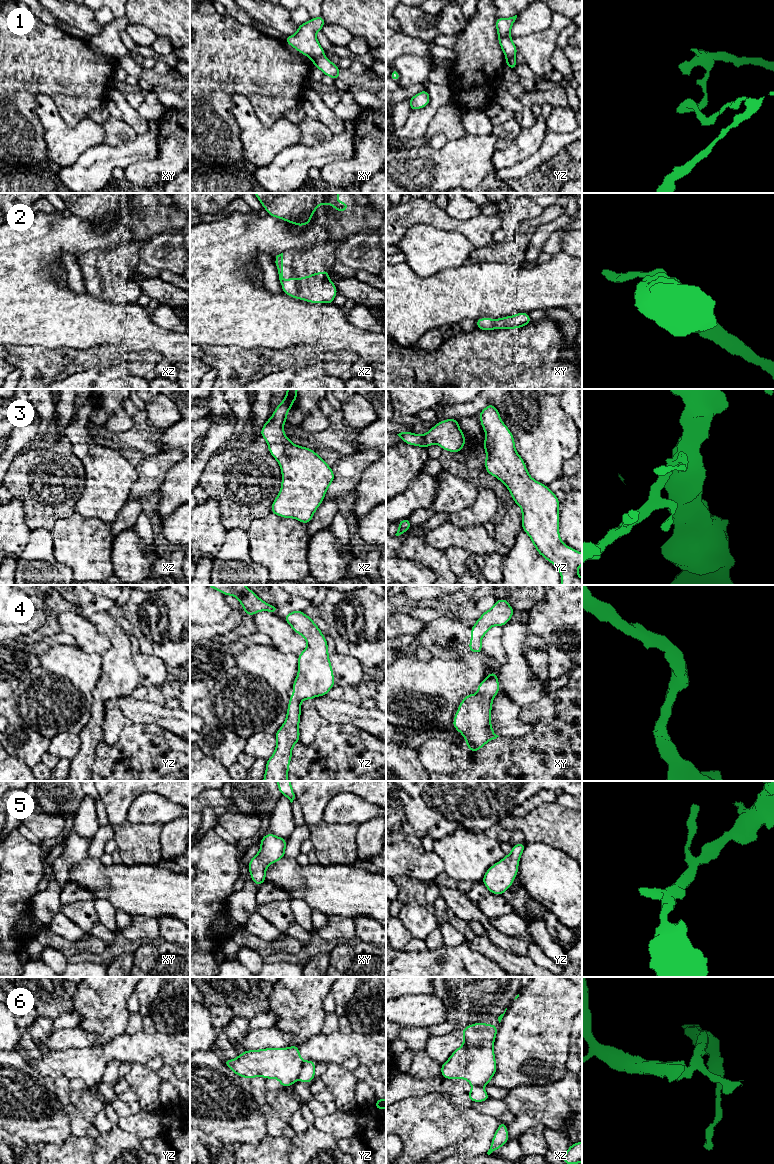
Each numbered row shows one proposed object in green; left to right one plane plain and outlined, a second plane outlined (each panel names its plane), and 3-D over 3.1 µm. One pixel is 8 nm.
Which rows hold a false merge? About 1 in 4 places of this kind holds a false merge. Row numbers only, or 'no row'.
1, 6

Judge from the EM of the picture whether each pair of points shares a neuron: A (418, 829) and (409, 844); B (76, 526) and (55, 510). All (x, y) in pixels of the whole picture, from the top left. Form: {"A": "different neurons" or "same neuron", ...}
{"A": "different neurons", "B": "different neurons"}

